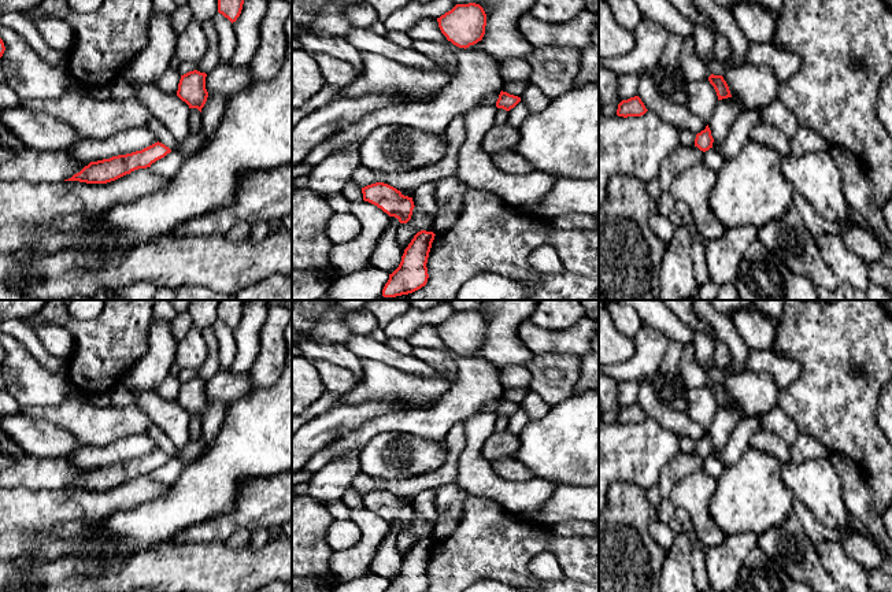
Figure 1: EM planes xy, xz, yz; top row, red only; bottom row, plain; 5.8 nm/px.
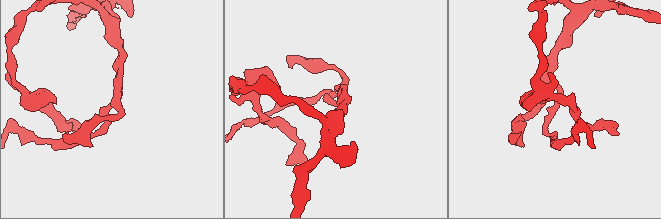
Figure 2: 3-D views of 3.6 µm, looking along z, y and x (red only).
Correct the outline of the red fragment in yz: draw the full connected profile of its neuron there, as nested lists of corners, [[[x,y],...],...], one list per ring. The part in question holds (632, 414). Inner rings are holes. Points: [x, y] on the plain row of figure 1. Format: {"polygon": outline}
{"polygon": [[[639,403],[630,404],[628,407],[622,407],[618,411],[617,422],[618,423],[641,423],[647,419],[644,410]]]}

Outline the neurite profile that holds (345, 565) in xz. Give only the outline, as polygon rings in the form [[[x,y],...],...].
[[[364,507],[349,508],[348,517],[360,529],[360,540],[348,550],[334,551],[330,559],[330,571],[340,582],[371,574],[370,565],[388,536],[391,525],[381,515]]]

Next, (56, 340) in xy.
[[[38,323],[32,329],[49,355],[67,362],[73,354],[74,337],[64,326]]]

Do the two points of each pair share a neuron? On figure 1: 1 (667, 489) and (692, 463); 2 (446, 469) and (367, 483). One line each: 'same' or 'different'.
1: same
2: same

